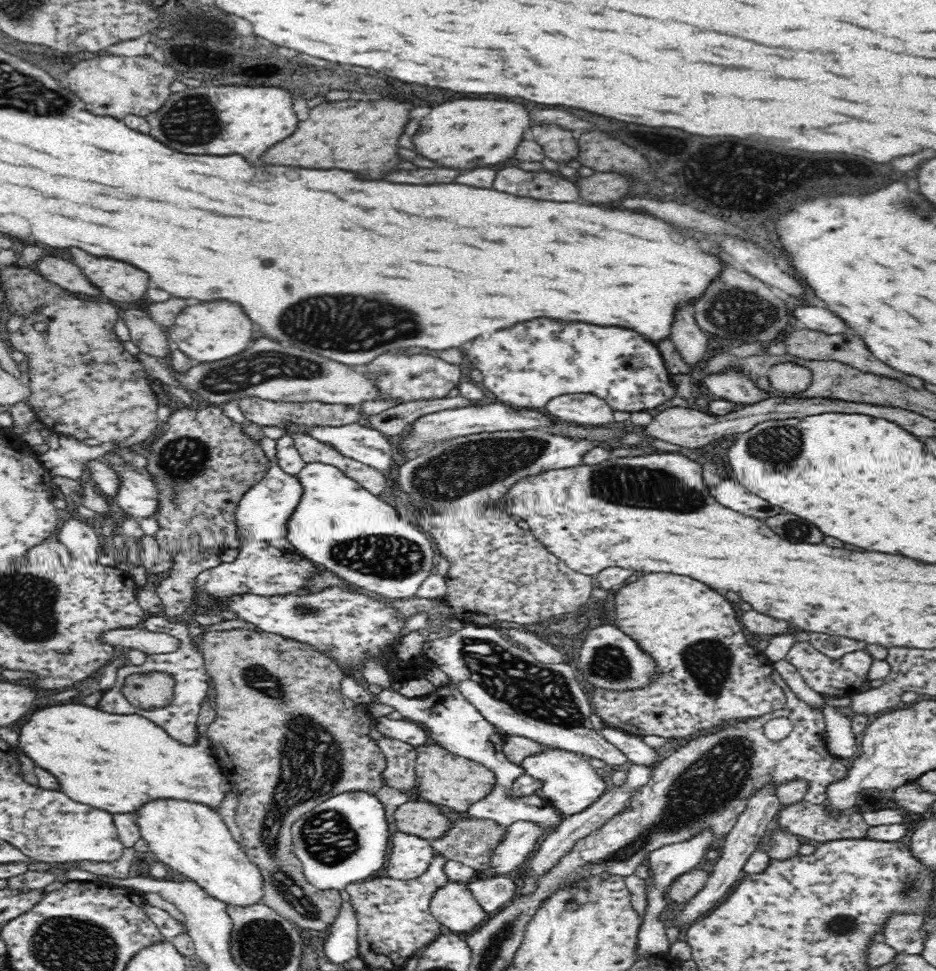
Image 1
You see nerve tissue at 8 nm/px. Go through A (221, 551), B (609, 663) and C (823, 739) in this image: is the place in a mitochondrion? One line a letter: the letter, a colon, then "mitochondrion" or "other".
A: other
B: mitochondrion
C: other

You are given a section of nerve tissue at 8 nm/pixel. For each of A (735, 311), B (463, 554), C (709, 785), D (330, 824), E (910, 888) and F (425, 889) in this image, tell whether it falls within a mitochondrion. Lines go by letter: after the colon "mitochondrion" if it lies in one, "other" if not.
A: mitochondrion
B: other
C: mitochondrion
D: mitochondrion
E: mitochondrion
F: other

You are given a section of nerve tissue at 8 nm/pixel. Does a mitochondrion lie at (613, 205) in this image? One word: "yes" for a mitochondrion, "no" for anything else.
no

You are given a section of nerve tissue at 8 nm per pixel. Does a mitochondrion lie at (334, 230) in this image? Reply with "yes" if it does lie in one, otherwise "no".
no

